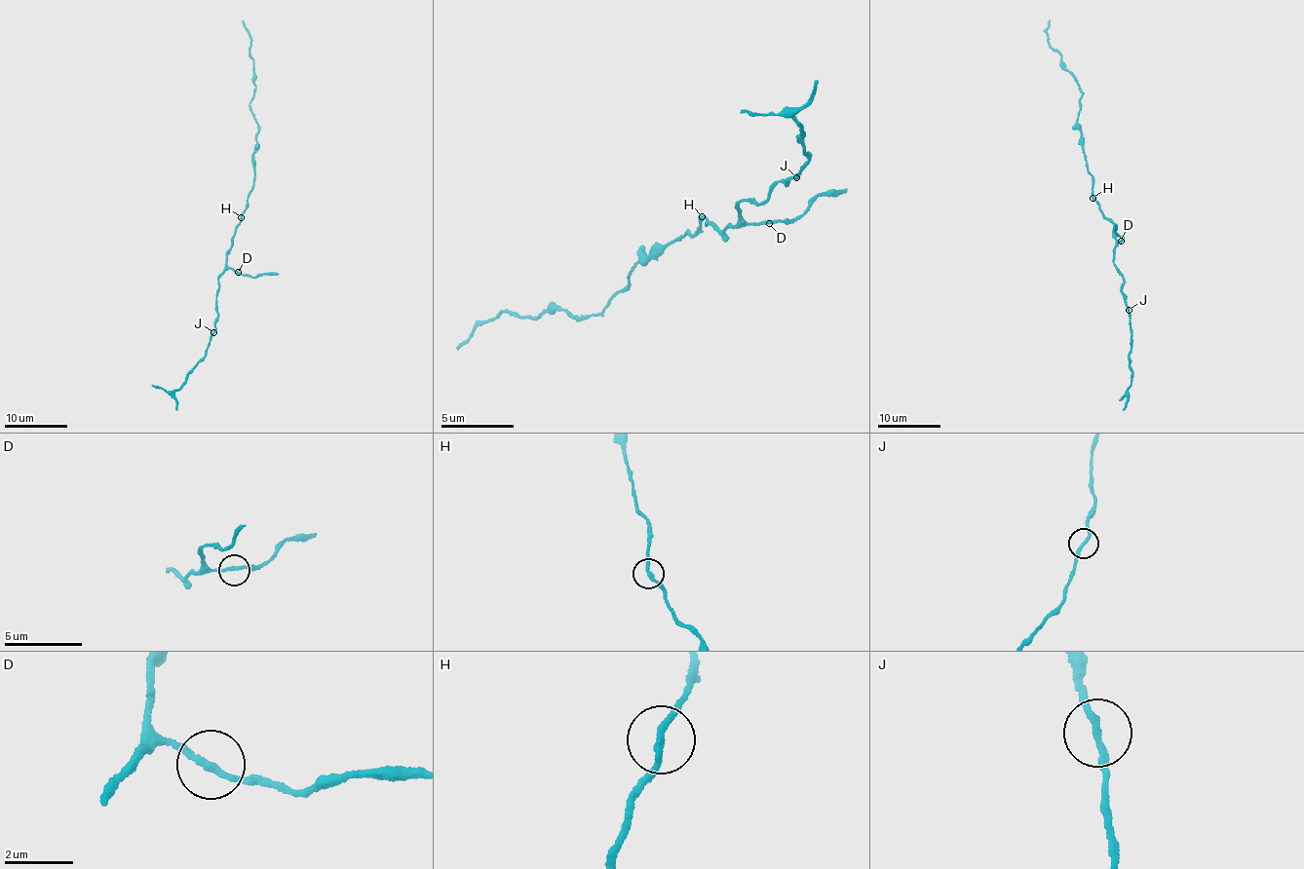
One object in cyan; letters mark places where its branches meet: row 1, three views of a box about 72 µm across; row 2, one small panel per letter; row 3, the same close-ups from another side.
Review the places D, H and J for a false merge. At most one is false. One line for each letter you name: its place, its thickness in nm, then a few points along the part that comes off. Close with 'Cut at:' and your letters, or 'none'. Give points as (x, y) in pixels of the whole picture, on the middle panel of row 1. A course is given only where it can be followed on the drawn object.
Cut at: none

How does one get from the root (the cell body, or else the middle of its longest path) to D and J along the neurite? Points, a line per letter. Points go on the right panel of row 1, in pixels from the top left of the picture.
D: (1097, 203), (1112, 223), (1115, 241), (1121, 241)
J: (1097, 203), (1113, 226), (1113, 265), (1123, 277), (1121, 291), (1129, 310)

